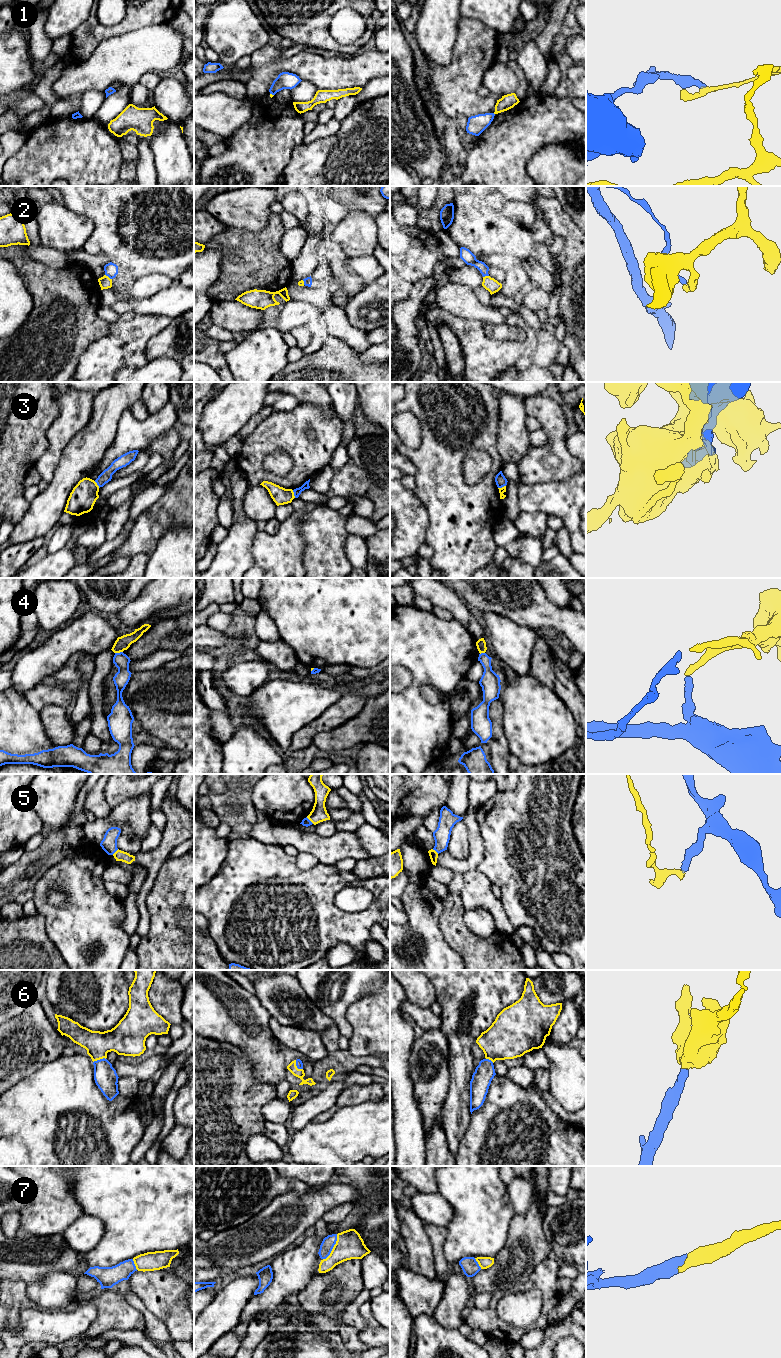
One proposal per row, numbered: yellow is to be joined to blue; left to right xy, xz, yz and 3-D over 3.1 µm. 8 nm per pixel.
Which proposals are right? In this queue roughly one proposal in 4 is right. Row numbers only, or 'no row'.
6, 7

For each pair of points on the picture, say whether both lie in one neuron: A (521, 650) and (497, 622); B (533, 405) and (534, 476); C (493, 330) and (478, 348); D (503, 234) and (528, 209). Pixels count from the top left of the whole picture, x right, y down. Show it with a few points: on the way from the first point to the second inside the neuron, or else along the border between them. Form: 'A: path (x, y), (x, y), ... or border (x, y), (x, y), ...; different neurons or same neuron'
A: path (514, 643), (500, 629); same neuron
B: path (551, 423), (553, 425), (553, 456), (551, 458); same neuron
C: border (483, 323), (483, 329), (489, 337), (511, 340); different neurons
D: border (505, 202), (503, 213), (512, 220); different neurons

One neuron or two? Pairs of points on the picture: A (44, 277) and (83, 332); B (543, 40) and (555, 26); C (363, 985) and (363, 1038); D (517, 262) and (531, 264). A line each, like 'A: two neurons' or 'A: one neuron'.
A: one neuron
B: one neuron
C: two neurons
D: two neurons

